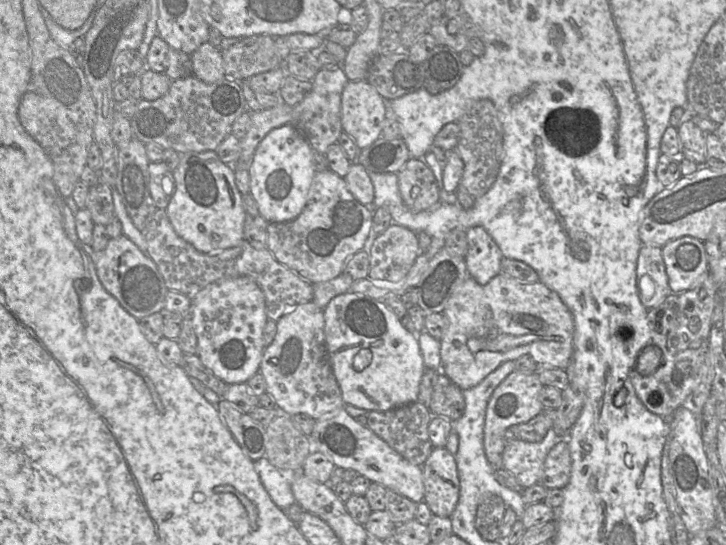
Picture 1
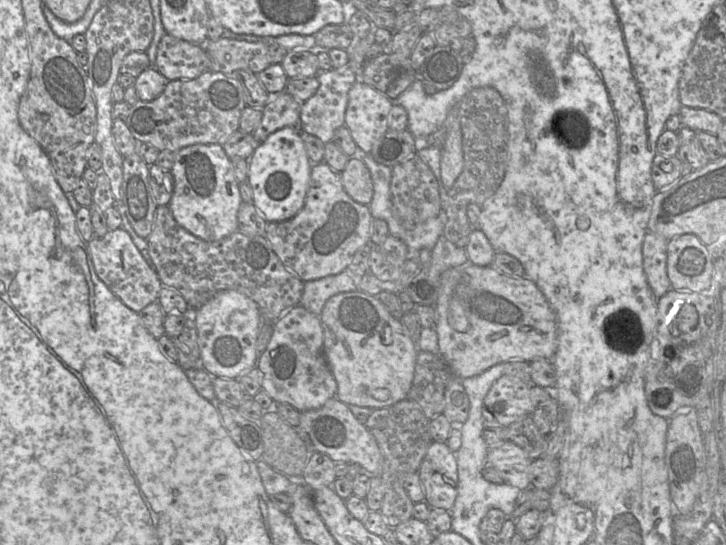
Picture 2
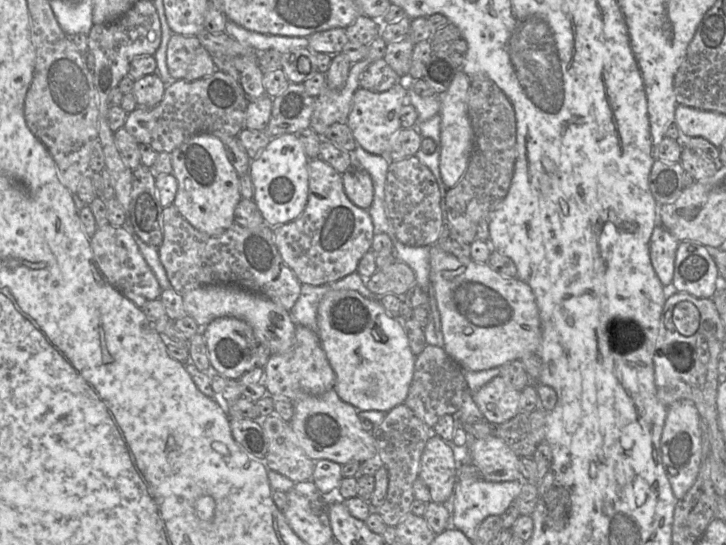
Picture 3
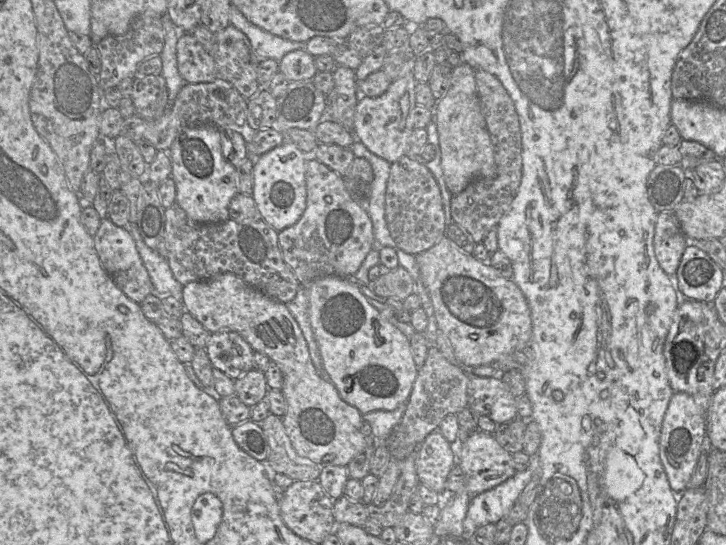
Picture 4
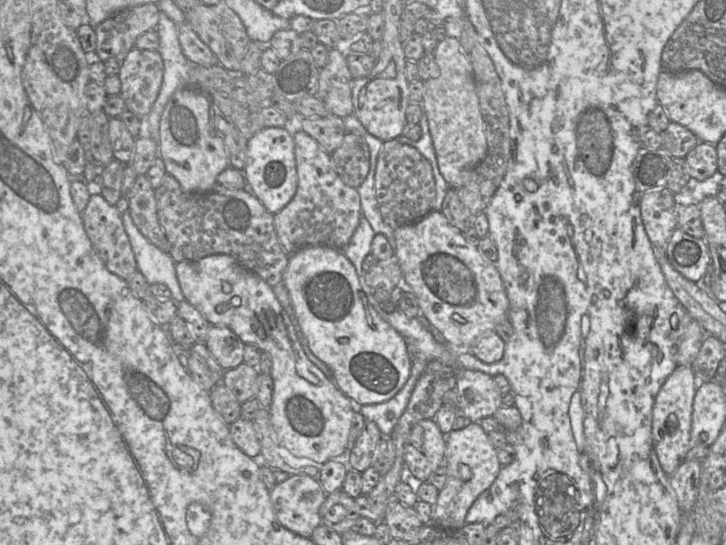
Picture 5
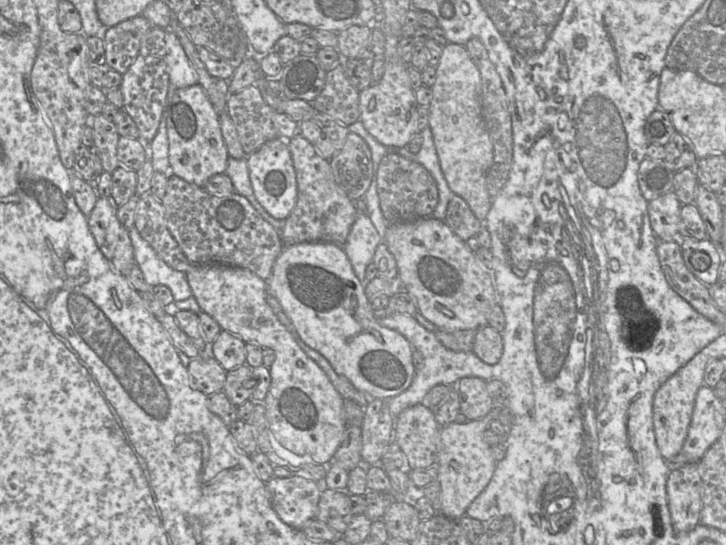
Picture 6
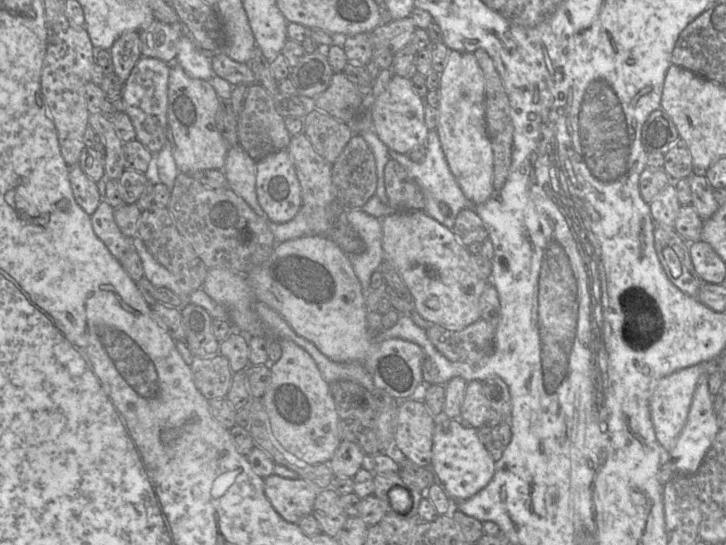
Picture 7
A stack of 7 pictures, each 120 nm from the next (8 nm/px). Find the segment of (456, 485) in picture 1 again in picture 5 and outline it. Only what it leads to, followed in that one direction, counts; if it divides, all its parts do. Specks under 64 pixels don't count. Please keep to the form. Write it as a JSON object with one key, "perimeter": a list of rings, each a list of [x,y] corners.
{"perimeter":[[[435,419],[419,421],[410,431],[404,446],[404,462],[409,474],[420,482],[429,477],[445,463],[446,435],[442,433]]]}

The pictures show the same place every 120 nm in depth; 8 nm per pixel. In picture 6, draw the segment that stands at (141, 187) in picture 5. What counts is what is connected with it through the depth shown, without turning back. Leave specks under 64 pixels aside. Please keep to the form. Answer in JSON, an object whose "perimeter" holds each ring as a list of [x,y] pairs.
{"perimeter":[[[151,192],[139,196],[134,226],[167,265],[184,273],[188,271],[192,263],[169,231],[161,201]]]}

